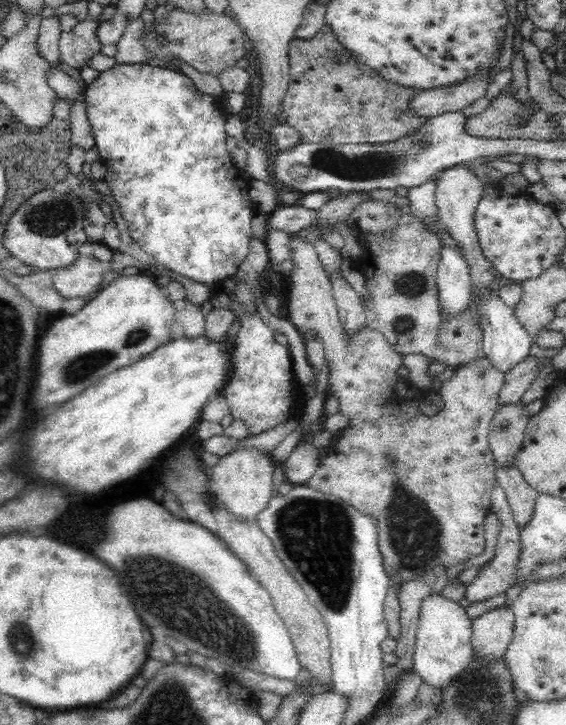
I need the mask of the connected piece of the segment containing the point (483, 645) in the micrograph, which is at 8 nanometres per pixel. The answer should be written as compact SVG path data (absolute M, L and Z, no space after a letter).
M507 605L496 607L472 620L472 652L474 657L504 660L508 643L512 640L514 611Z

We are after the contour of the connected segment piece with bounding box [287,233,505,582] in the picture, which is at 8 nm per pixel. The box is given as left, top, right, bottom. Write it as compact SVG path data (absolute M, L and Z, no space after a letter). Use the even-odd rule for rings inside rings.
M292 233L290 237L290 260L292 260L293 268L290 271L290 280L292 280L292 286L288 292L288 319L296 325L296 329L302 334L302 338L306 333L316 333L320 335L320 339L324 341L324 352L325 352L325 361L326 364L329 364L330 379L328 383L327 394L338 396L340 401L339 411L342 414L346 415L349 419L348 426L340 431L338 434L339 440L334 442L334 452L336 454L346 454L346 456L364 456L366 458L382 458L382 460L356 460L356 472L334 472L330 470L332 468L332 458L328 458L326 462L326 472L320 472L320 466L324 466L324 457L322 457L322 462L318 465L316 472L306 480L306 485L312 490L322 492L324 494L330 494L332 496L338 496L344 502L356 502L356 506L364 506L364 510L372 510L372 514L376 514L376 522L380 522L380 553L384 554L383 565L384 570L387 573L394 573L394 575L400 575L402 582L408 582L409 580L416 580L418 577L424 576L427 572L430 572L435 566L444 565L446 571L454 566L455 564L469 560L470 558L480 554L484 550L484 518L488 514L488 508L491 506L491 493L496 484L496 468L494 464L494 457L492 451L489 449L489 427L490 423L495 416L495 412L499 408L498 396L500 396L500 390L505 382L505 374L498 371L487 358L480 358L470 362L468 366L464 368L458 368L454 370L452 378L446 380L443 383L440 383L440 388L438 389L438 394L442 396L444 400L444 406L439 410L438 414L434 417L427 417L418 411L416 406L418 399L425 395L425 391L420 390L416 386L410 384L407 378L402 378L398 376L397 371L402 367L402 362L404 356L394 352L392 347L388 344L388 341L385 340L385 337L382 334L379 334L377 330L368 329L367 326L364 326L358 334L354 334L352 338L349 338L347 334L343 333L342 326L340 326L338 309L335 303L335 298L333 297L332 285L330 280L328 280L327 272L323 269L321 265L318 253L316 252L315 245L308 243L304 239L298 237L298 233ZM354 476L360 476L364 478L364 482L368 482L368 478L372 478L370 486L362 486L362 488L374 488L374 490L348 490L348 488L354 488L352 482L354 482Z

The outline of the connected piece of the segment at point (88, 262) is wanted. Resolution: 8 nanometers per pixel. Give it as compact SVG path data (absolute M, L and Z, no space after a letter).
M78 254L70 266L56 269L53 285L64 298L84 298L102 284L102 264L96 257Z

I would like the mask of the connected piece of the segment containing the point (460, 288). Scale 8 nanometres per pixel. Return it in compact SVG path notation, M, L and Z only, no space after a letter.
M441 244L436 284L437 302L443 320L456 317L456 314L467 310L471 292L469 266L456 248Z

